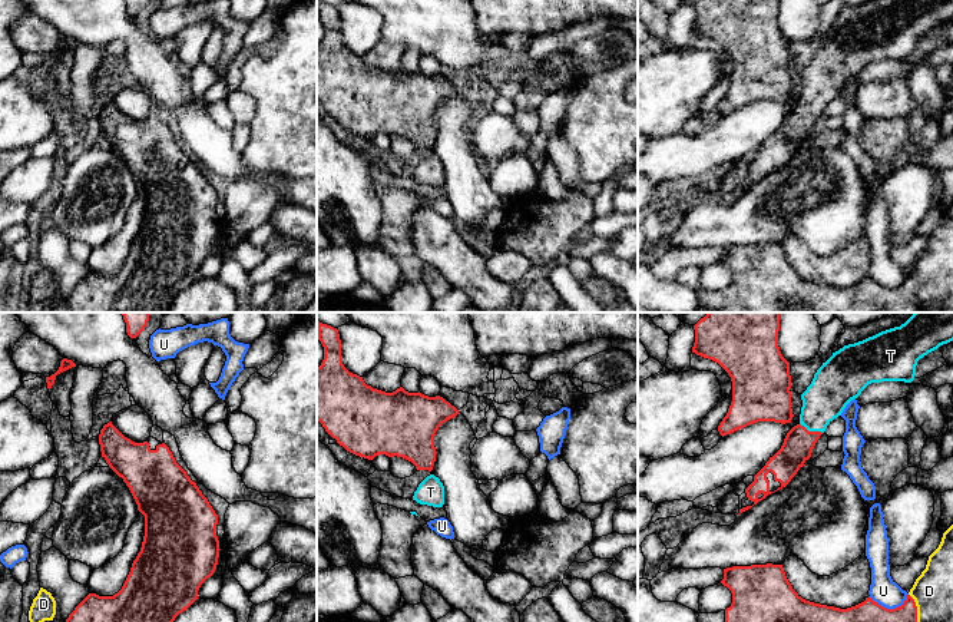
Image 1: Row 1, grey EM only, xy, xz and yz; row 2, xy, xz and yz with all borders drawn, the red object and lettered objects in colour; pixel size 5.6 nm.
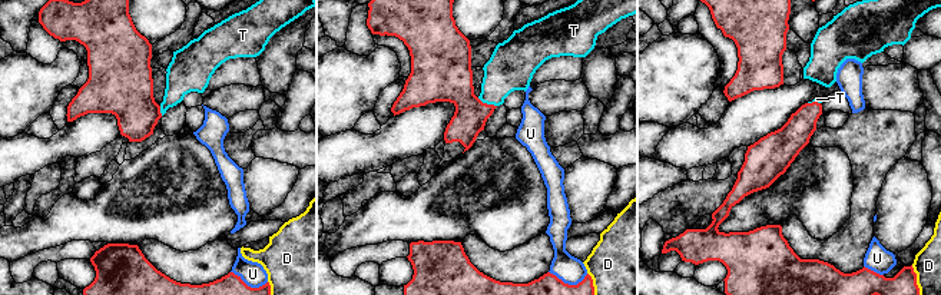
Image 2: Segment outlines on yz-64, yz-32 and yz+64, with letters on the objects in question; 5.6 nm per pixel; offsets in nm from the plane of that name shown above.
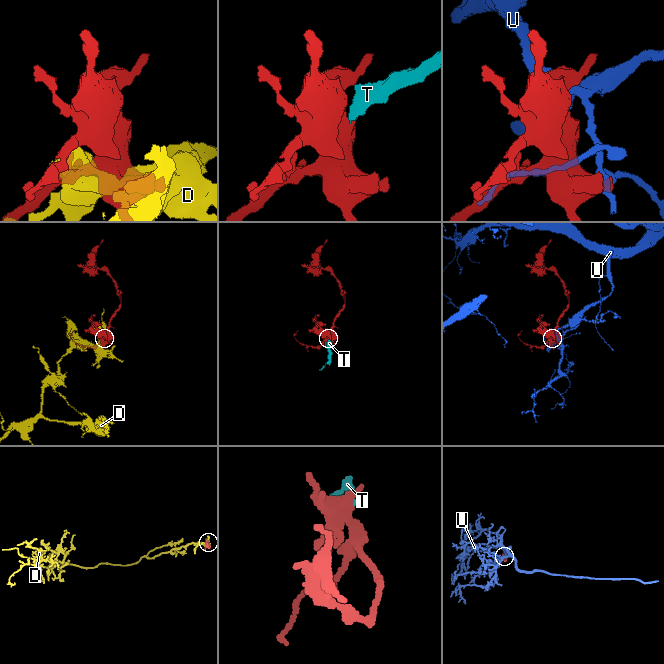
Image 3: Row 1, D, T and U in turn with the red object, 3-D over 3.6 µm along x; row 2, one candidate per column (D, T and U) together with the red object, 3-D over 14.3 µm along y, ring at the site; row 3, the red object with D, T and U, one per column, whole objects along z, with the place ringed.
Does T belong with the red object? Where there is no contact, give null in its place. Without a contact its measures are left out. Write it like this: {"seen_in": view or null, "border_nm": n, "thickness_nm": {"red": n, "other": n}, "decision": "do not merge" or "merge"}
{"seen_in": "yz", "border_nm": 140, "thickness_nm": {"red": 170, "other": 240}, "decision": "merge"}

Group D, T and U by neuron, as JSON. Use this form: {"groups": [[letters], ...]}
{"groups": [["D"], ["T"], ["U"]]}

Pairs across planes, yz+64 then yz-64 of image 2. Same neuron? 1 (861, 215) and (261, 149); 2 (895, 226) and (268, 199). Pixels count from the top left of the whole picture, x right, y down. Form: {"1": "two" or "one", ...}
{"1": "two", "2": "one"}

